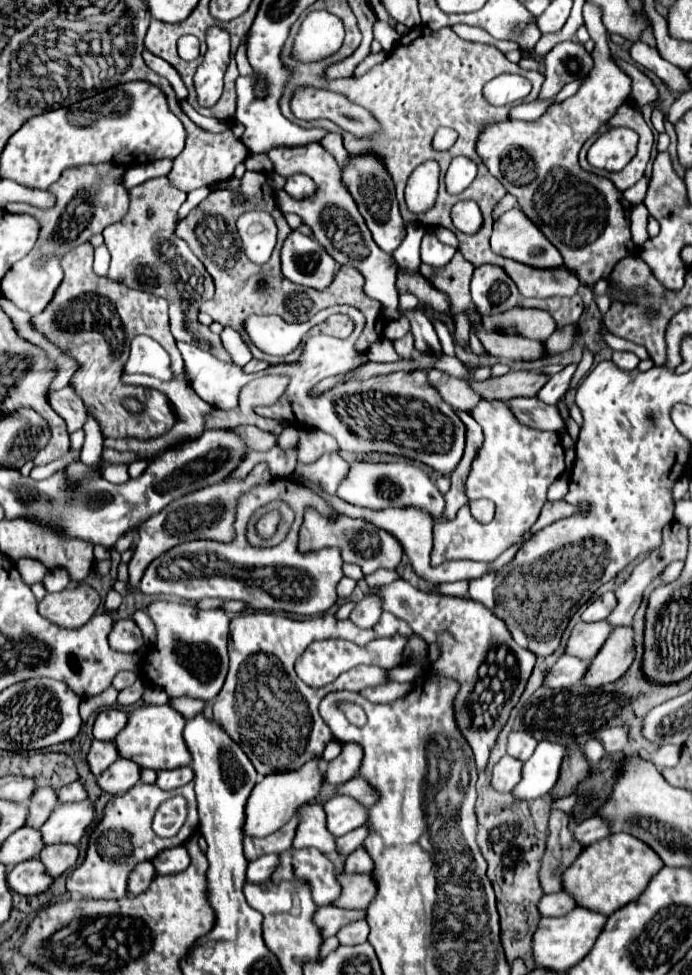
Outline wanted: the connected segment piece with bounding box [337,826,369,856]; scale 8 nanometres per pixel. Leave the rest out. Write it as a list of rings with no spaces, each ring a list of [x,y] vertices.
[[[361,826],[361,828],[357,828],[357,830],[353,830],[353,832],[345,834],[345,836],[341,836],[341,838],[337,840],[337,850],[341,850],[343,856],[347,856],[349,852],[357,850],[359,846],[363,846],[367,834],[369,834],[367,826]]]

